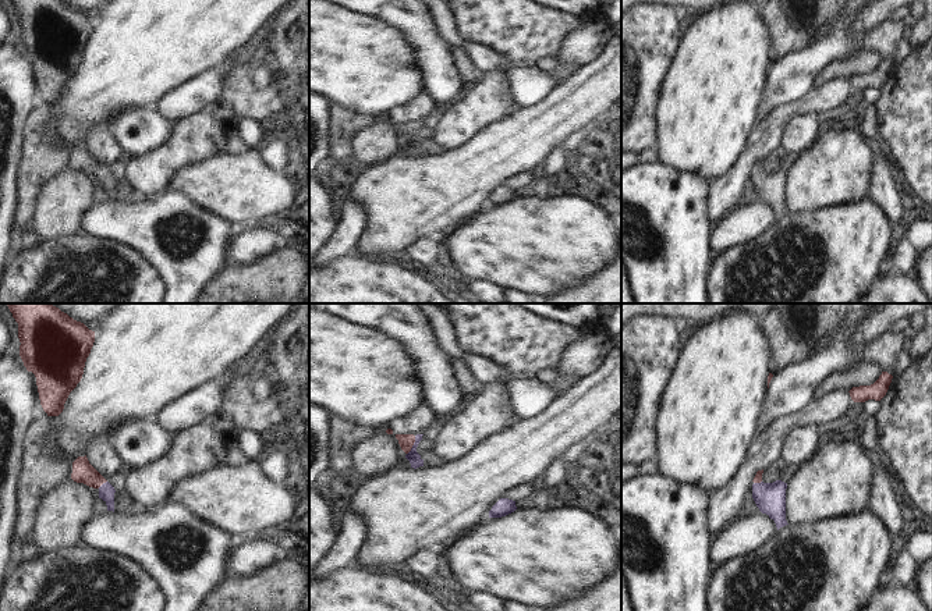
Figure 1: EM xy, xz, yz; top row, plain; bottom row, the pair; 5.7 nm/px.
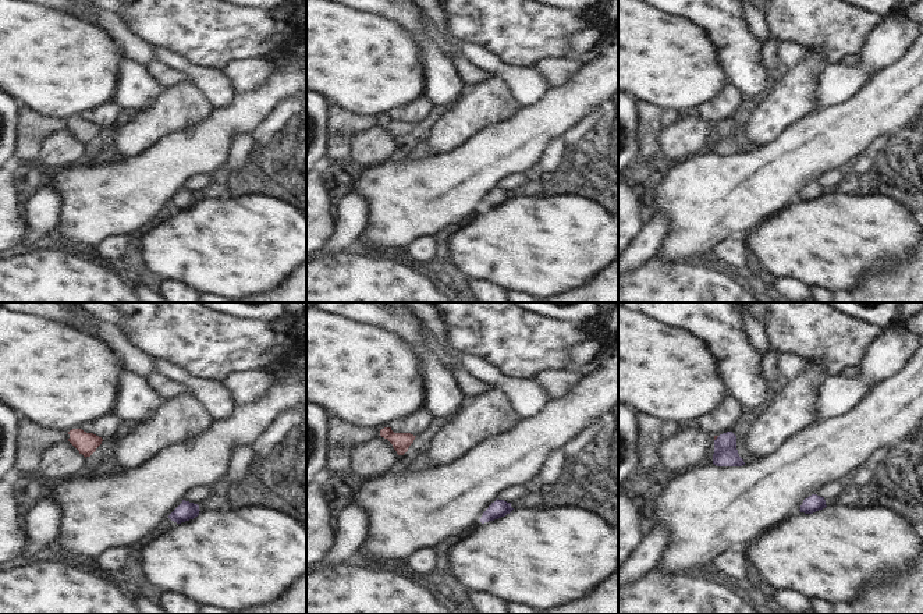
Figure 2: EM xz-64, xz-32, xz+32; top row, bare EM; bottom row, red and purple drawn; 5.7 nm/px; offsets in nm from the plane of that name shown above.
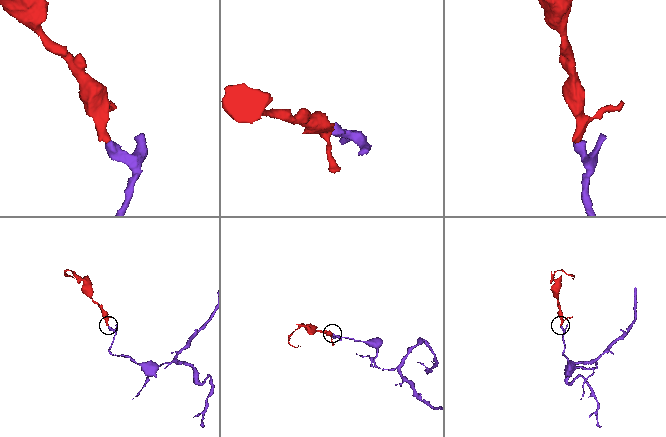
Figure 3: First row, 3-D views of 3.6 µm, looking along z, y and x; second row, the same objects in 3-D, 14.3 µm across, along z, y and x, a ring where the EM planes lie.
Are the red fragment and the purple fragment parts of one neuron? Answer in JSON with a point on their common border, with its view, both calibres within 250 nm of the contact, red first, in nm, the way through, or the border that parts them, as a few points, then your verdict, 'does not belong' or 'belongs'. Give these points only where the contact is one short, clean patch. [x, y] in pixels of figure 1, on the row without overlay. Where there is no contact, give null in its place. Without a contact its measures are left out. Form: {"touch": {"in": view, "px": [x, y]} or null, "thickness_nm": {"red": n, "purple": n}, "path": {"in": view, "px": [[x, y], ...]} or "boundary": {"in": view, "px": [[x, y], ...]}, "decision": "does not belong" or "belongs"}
{"touch": {"in": "xz", "px": [413, 132]}, "thickness_nm": {"red": 90, "purple": 70}, "path": {"in": "xz", "px": [[406, 130], [413, 132], [414, 146]]}, "decision": "belongs"}

